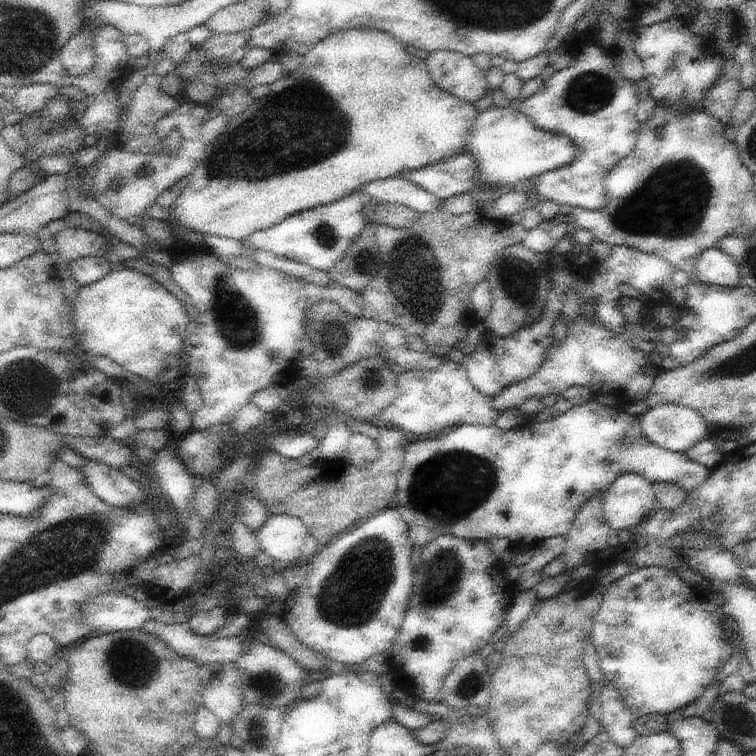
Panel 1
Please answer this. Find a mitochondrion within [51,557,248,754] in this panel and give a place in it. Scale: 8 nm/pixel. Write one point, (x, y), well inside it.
(138, 673)

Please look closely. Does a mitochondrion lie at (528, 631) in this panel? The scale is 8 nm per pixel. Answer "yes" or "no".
no

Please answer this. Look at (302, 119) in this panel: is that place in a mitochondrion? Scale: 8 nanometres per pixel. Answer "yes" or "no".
yes

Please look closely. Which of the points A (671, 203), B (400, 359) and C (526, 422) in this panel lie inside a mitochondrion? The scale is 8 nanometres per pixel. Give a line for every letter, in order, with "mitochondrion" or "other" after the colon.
A: mitochondrion
B: other
C: other

